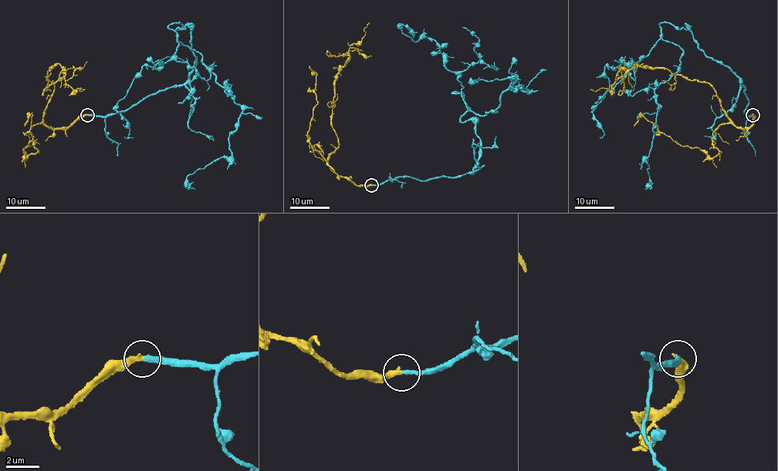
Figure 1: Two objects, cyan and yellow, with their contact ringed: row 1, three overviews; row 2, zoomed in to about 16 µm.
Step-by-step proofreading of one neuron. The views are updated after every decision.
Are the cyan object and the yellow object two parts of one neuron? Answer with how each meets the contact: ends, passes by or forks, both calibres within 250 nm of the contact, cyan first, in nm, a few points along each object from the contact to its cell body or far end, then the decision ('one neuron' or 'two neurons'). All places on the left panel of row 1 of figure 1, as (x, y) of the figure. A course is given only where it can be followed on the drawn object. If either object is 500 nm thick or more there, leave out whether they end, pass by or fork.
cyan ends | yellow ends | 280/320 nm | cyan via (87, 114), (126, 112), (187, 80), (187, 25), (168, 26), (242, 110), (231, 156), (187, 176), (195, 190) | yellow via (87, 114), (62, 128), (44, 122), (54, 89), (49, 68), (58, 64), (65, 82), (84, 89) | one neuron

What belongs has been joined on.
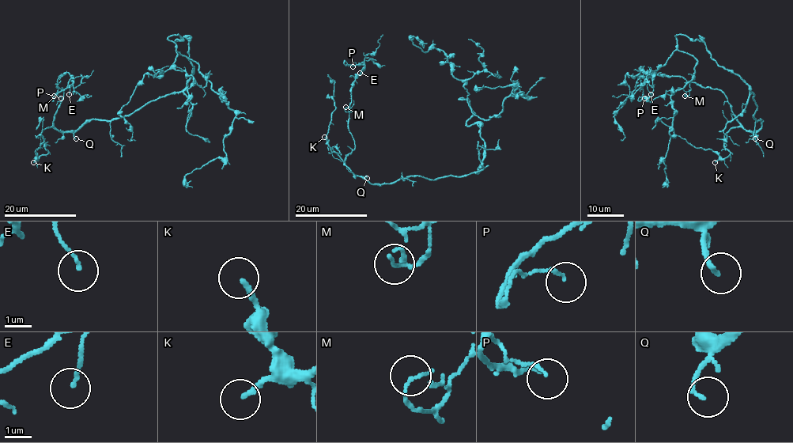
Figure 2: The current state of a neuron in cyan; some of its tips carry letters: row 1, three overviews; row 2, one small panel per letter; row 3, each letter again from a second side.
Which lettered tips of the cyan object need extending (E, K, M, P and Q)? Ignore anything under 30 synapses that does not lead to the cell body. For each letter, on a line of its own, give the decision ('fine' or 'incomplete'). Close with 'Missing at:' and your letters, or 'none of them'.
E: fine
K: fine
M: fine
P: fine
Q: incomplete
Missing at: Q

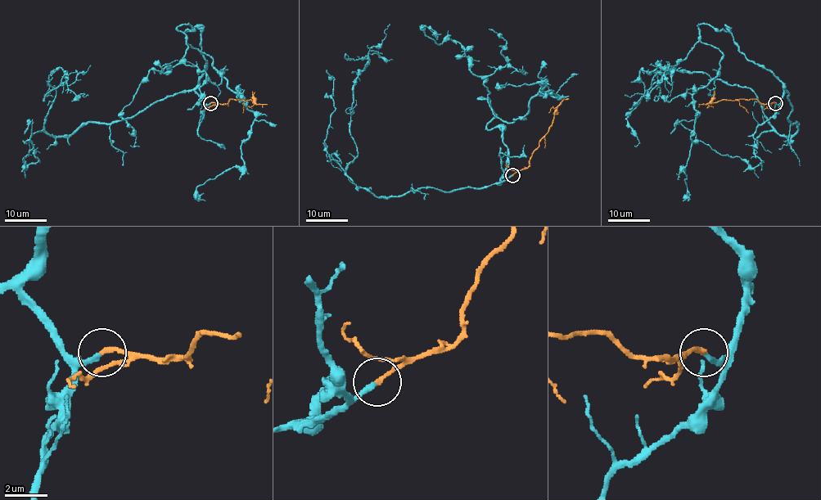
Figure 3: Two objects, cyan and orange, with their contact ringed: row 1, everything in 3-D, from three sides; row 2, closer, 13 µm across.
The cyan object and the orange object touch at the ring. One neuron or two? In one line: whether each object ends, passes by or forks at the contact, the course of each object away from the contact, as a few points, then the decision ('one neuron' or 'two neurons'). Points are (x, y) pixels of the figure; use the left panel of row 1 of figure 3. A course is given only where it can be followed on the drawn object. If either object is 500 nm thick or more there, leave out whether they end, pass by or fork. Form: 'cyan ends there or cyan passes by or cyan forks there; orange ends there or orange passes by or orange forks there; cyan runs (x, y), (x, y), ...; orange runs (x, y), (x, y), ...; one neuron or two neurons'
cyan ends there; orange ends there; cyan runs (210, 102), (196, 91), (201, 31), (179, 26), (255, 117), (241, 146), (244, 166), (196, 187), (205, 201); orange runs (210, 102), (227, 104), (230, 99), (250, 99), (254, 102), (267, 105); one neuron

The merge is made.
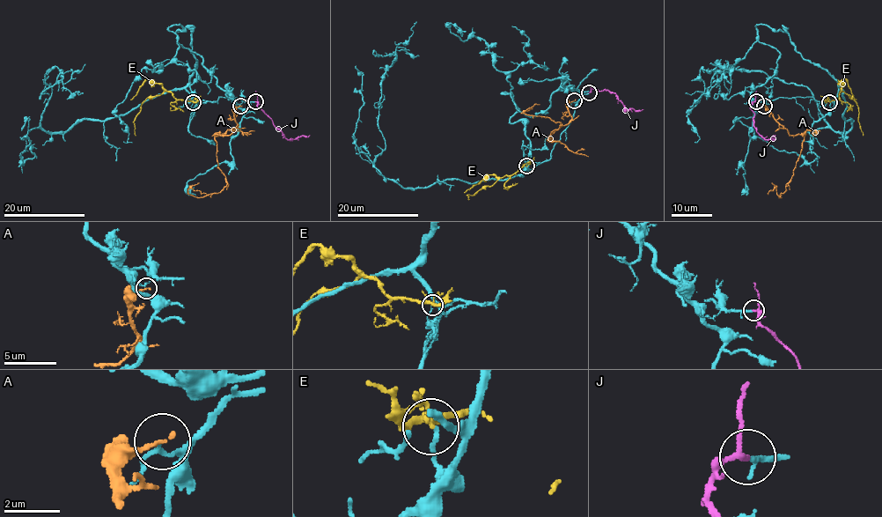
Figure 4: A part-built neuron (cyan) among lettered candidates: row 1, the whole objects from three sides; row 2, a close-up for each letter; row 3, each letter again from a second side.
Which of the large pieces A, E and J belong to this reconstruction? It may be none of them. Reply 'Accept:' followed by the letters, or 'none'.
Accept: J

